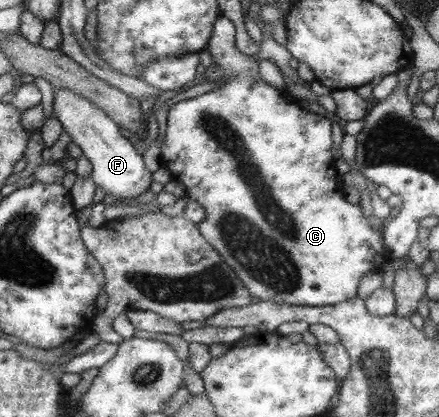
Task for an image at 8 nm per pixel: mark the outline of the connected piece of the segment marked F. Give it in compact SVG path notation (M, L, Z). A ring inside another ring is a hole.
M53 87L51 114L59 120L71 142L81 149L82 155L91 163L91 174L88 177L97 188L122 200L134 199L148 190L152 172L145 169L142 156L135 151L133 141L119 133L119 124L101 108L77 92Z

